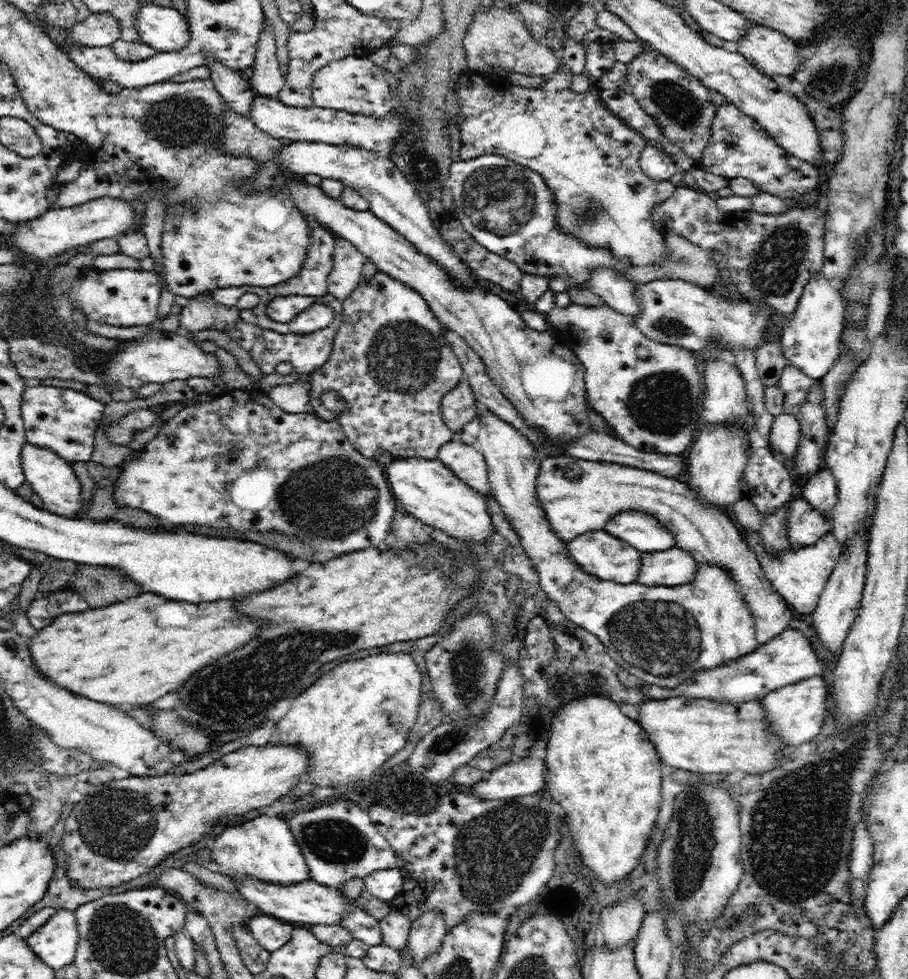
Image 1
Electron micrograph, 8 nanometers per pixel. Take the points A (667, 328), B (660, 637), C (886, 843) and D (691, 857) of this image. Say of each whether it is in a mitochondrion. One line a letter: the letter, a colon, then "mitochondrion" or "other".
A: mitochondrion
B: mitochondrion
C: other
D: mitochondrion

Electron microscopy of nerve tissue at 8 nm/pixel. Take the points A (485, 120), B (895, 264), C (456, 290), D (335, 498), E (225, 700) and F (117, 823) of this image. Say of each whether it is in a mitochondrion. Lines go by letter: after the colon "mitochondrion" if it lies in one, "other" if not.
A: other
B: other
C: other
D: mitochondrion
E: mitochondrion
F: mitochondrion

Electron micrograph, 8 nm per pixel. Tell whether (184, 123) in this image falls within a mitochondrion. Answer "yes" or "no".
yes

